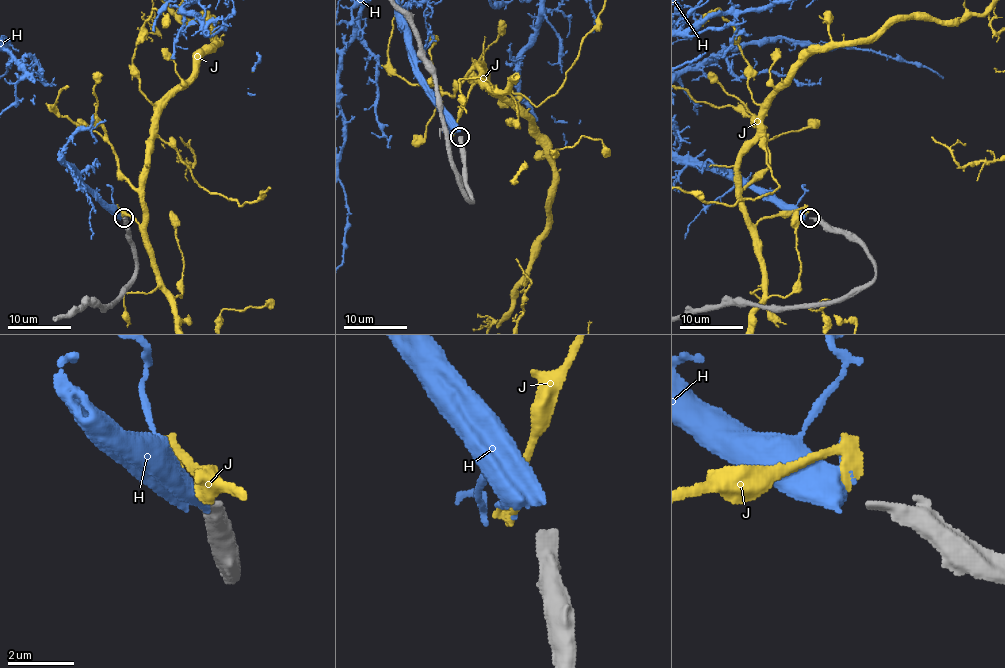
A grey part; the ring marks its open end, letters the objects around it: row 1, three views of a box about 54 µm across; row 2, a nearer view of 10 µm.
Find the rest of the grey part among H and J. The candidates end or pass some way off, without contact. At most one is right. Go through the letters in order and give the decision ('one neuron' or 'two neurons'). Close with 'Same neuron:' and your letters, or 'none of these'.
H: two neurons
J: two neurons
Same neuron: none of these

